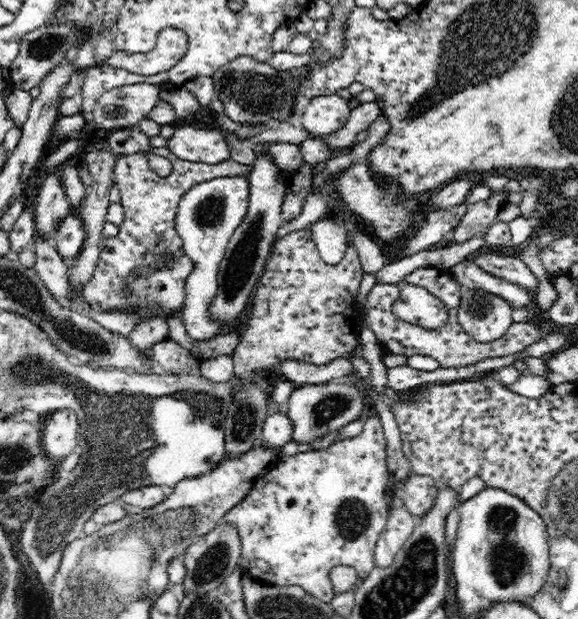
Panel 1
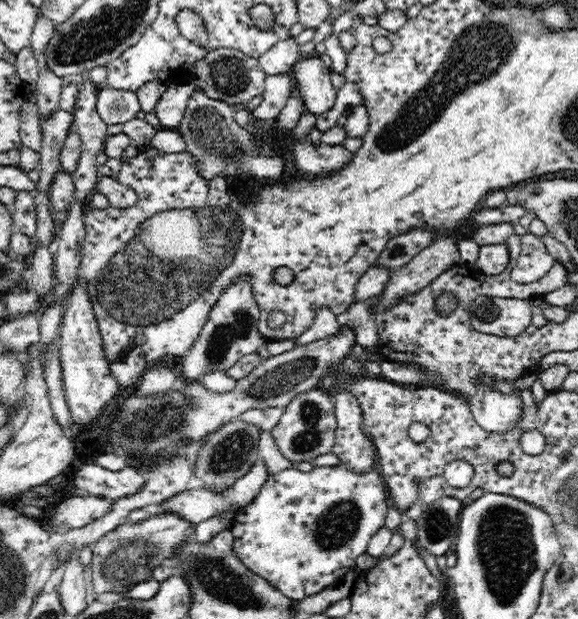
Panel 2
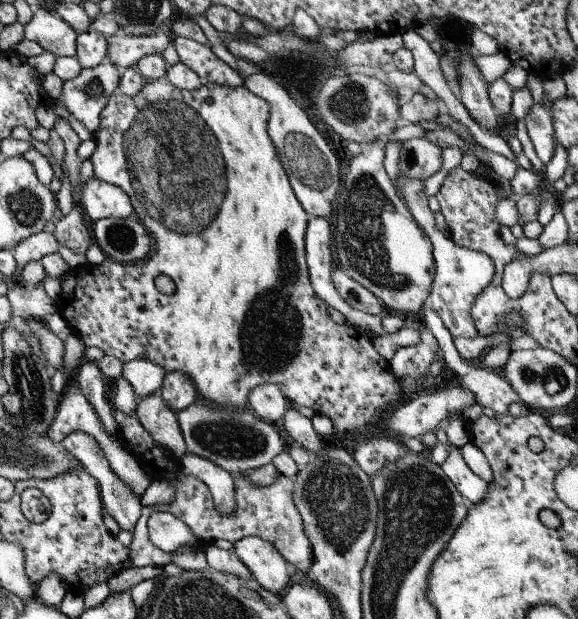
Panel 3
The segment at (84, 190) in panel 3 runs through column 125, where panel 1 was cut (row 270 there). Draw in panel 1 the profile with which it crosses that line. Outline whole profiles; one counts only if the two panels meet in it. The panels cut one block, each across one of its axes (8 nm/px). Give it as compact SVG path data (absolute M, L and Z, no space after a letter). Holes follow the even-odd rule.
M248 173L233 177L218 177L194 185L180 200L177 224L183 247L194 260L194 272L186 280L186 300L182 304L181 317L186 332L196 340L206 340L220 334L219 324L209 317L209 302L217 293L217 272L234 230L247 218L250 205L250 181Z

